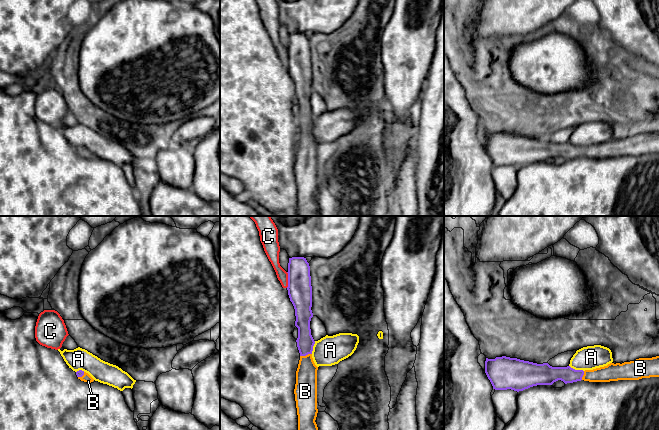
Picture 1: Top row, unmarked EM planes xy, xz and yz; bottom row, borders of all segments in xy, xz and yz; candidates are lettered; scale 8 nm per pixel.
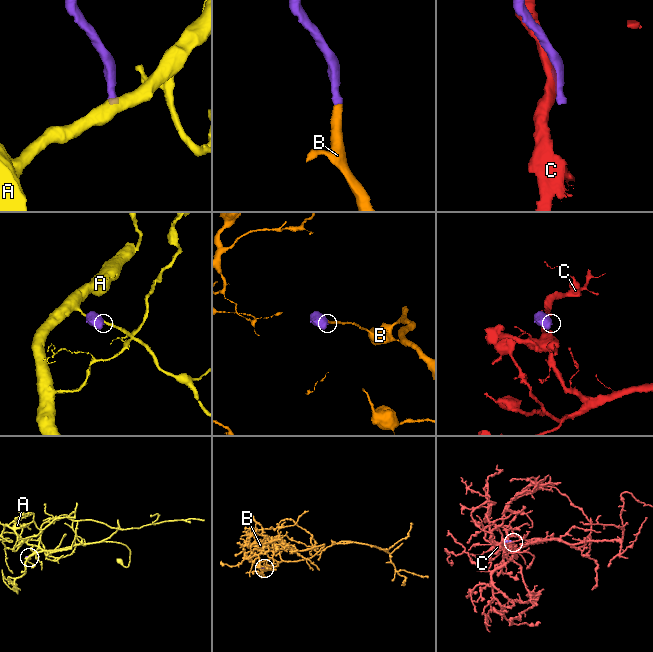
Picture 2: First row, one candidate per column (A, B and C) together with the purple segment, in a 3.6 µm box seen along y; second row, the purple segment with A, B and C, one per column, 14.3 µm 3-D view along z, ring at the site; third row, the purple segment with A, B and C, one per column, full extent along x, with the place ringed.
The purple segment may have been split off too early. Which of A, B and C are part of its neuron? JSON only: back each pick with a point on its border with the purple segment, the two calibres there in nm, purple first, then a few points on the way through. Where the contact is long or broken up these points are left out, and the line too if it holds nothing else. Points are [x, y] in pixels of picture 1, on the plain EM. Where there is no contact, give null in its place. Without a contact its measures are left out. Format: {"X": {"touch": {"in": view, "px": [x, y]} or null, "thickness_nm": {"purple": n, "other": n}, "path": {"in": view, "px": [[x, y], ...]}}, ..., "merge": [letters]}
{"B": {"touch": {"in": "xz", "px": [305, 131]}, "thickness_nm": {"purple": 140, "other": 180}}, "merge": ["B"]}

